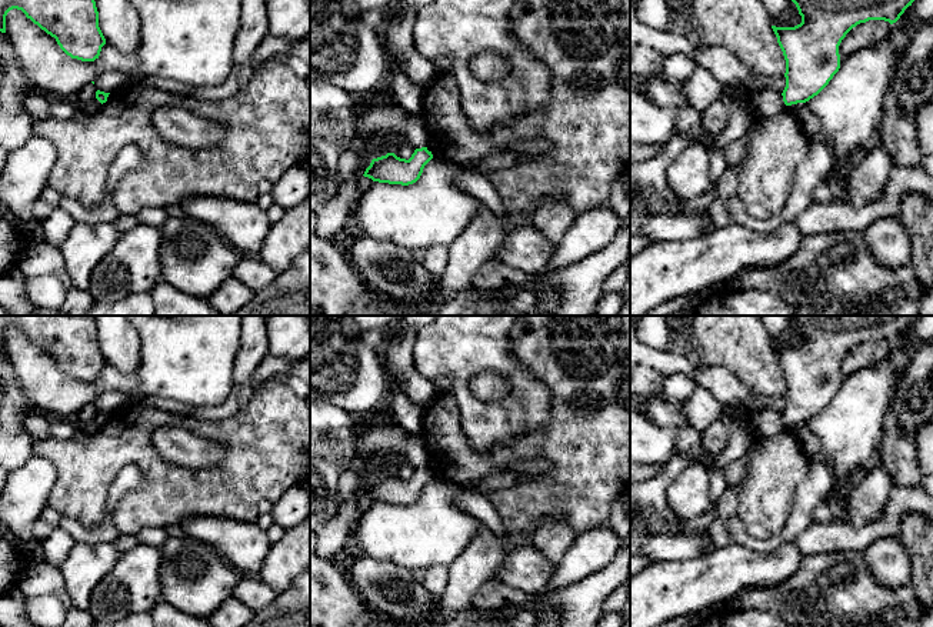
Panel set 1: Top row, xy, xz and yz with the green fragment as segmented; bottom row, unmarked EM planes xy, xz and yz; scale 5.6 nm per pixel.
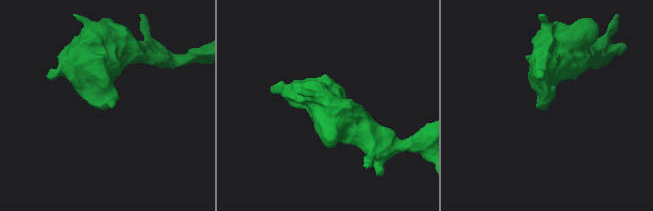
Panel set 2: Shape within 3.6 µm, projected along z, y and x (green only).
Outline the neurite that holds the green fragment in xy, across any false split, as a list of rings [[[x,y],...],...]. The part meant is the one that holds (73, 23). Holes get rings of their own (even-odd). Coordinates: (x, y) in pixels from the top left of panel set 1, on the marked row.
[[[0,0],[1,33],[6,33],[6,16],[13,9],[21,10],[27,19],[54,37],[60,49],[71,59],[94,61],[106,44],[99,27],[99,11],[94,0]]]

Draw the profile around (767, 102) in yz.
[[[764,89],[749,97],[749,109],[753,117],[766,117],[779,114],[787,109],[787,106],[780,93]]]

